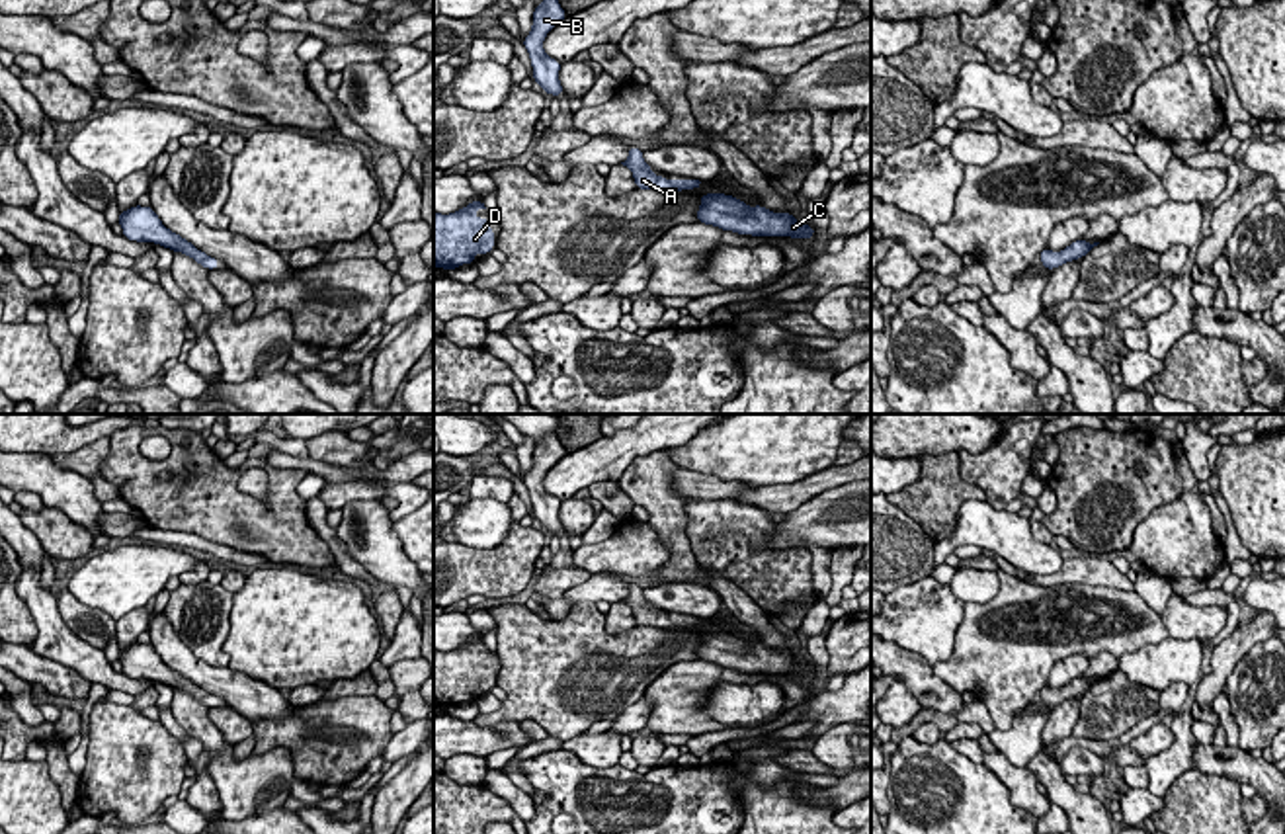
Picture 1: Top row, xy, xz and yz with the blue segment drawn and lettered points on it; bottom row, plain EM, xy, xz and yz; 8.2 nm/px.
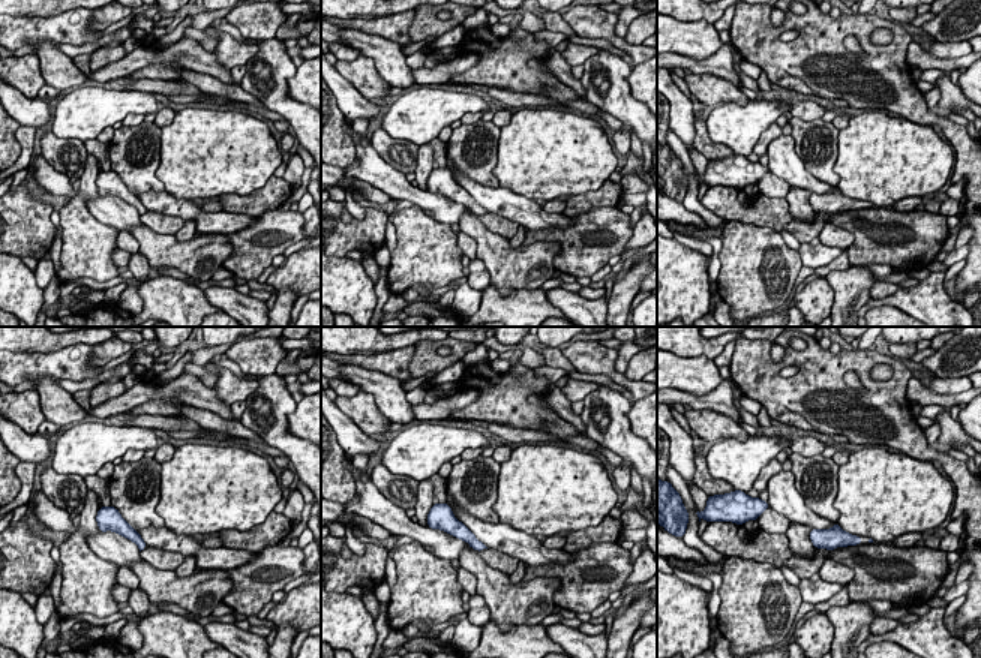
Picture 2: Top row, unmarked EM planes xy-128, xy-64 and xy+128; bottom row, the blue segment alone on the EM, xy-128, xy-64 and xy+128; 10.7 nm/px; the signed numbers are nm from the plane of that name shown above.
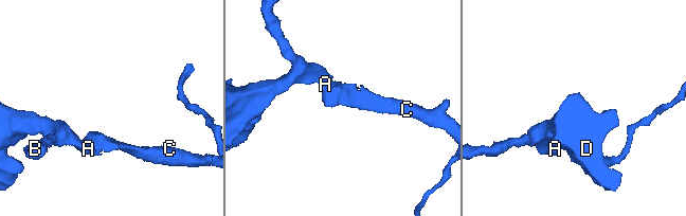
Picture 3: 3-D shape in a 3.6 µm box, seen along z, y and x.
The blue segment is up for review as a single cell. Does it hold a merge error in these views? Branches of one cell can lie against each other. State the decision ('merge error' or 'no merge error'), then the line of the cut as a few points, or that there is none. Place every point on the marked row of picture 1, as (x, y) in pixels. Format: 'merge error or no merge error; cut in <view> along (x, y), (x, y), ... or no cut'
no merge error; no cut

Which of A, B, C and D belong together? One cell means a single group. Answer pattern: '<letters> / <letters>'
A B C D

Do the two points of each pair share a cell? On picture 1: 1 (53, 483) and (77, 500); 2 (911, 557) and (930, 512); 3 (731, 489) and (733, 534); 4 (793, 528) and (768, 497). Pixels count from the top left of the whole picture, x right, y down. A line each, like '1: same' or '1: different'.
1: same
2: different
3: different
4: different

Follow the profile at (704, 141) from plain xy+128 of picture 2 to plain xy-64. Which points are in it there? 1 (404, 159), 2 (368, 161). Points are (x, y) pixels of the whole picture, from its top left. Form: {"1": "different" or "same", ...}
{"1": "same", "2": "different"}

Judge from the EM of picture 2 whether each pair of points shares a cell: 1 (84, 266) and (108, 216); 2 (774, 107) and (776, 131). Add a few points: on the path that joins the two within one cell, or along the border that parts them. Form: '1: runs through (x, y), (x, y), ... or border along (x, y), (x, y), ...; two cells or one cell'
1: border along (90, 198), (89, 210), (119, 231); two cells
2: border along (776, 120), (753, 147); two cells

